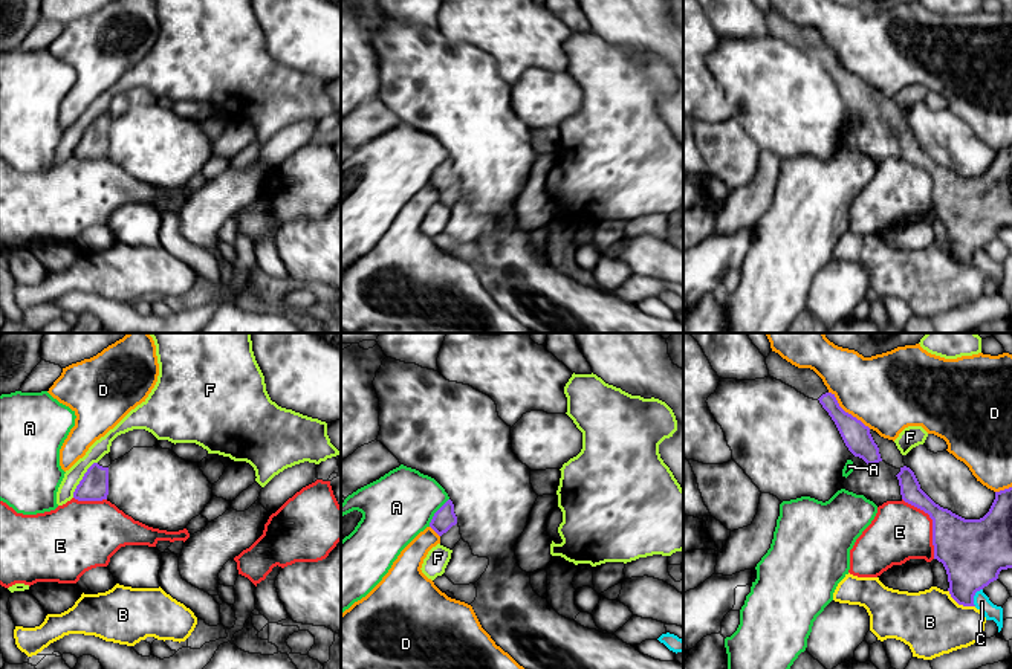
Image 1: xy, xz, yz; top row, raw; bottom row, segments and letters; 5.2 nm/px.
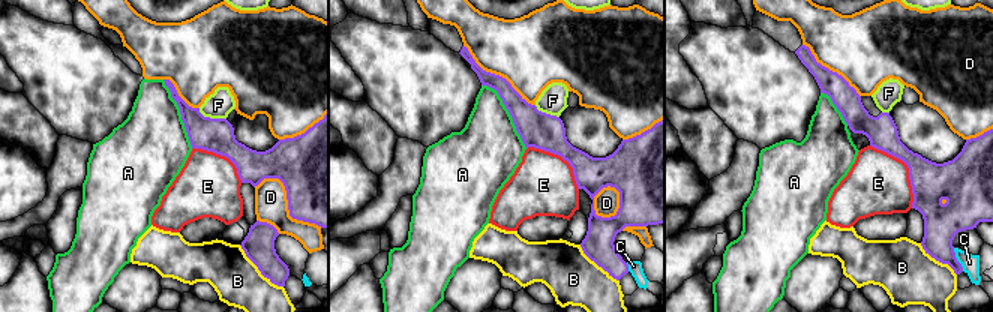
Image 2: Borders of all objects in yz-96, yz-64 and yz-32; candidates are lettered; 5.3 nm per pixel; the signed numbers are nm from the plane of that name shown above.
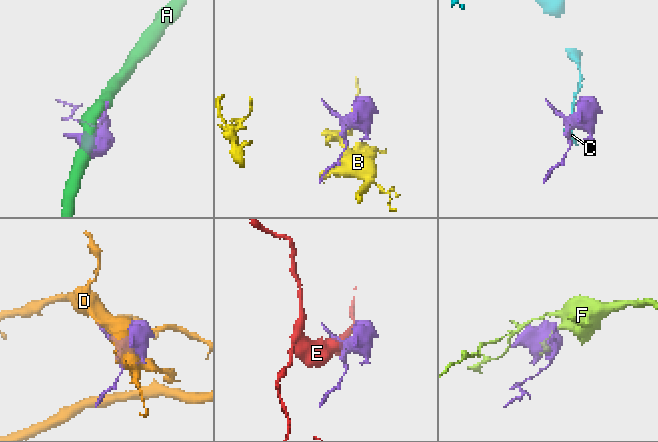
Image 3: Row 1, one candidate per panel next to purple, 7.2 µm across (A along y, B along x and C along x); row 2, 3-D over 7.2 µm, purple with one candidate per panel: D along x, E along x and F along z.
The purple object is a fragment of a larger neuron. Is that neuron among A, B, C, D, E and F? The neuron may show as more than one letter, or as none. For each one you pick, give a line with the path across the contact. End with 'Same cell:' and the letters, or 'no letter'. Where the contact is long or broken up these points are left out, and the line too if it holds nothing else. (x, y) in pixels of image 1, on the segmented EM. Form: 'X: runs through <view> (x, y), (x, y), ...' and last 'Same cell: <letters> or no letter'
Same cell: no letter

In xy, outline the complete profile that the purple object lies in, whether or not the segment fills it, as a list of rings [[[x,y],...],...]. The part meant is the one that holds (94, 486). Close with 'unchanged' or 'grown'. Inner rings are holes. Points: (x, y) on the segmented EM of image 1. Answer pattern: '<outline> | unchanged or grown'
[[[110,452],[98,463],[93,463],[73,492],[78,501],[102,501],[109,495],[109,466],[112,464]]] | grown

